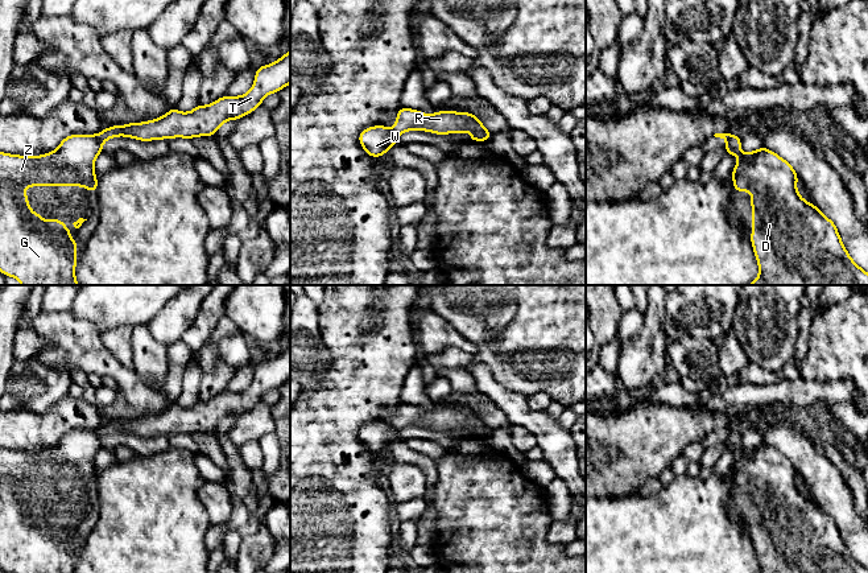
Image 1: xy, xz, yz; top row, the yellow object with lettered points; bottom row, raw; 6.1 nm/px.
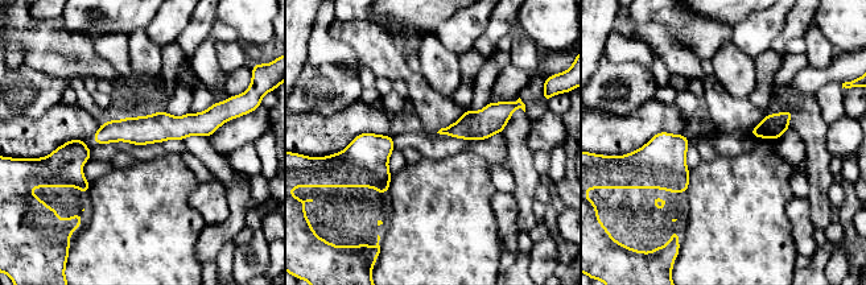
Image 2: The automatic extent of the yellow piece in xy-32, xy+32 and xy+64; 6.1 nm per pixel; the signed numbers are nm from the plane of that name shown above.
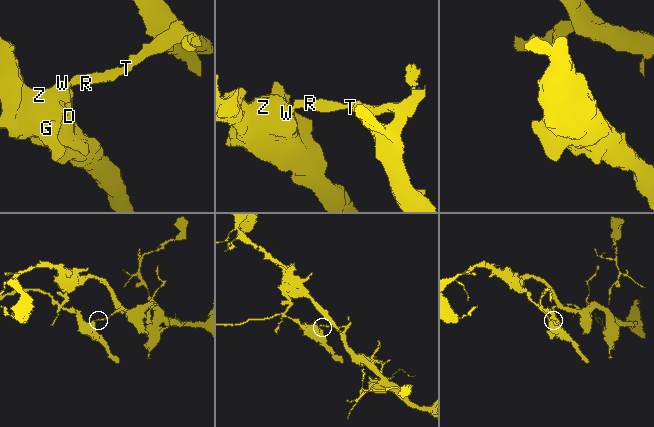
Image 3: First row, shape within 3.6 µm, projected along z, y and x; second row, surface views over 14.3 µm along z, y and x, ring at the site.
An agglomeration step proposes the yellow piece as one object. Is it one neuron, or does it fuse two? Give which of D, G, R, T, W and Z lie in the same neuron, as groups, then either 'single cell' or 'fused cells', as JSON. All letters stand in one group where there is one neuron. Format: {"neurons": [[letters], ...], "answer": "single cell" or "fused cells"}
{"neurons": [["D", "G", "W", "Z"], ["R", "T"]], "answer": "fused cells"}

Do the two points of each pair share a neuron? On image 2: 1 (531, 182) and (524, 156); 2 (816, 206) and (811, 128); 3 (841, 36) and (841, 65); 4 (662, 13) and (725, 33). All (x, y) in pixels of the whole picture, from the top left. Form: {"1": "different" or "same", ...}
{"1": "same", "2": "same", "3": "different", "4": "same"}

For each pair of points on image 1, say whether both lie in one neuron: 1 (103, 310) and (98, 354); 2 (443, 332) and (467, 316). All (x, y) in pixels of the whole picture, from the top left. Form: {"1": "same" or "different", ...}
{"1": "different", "2": "different"}

